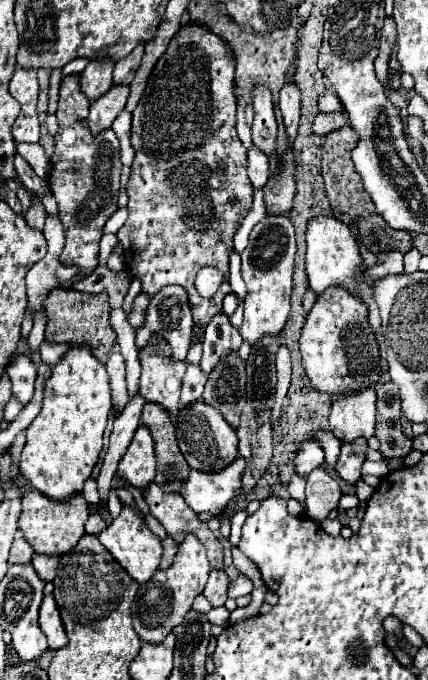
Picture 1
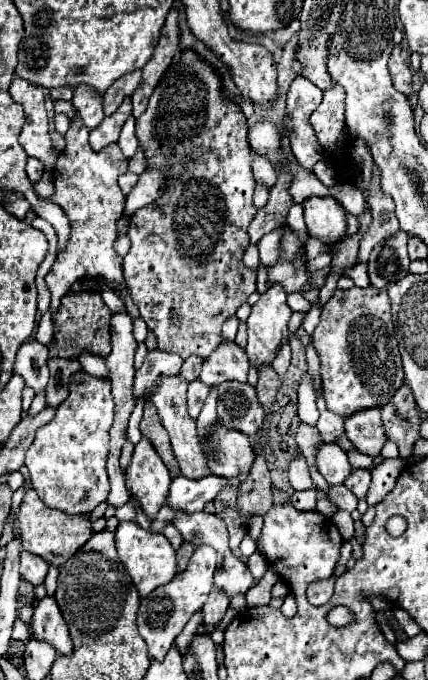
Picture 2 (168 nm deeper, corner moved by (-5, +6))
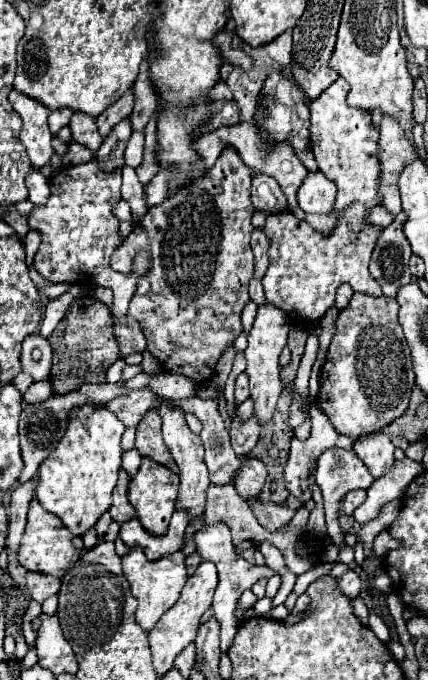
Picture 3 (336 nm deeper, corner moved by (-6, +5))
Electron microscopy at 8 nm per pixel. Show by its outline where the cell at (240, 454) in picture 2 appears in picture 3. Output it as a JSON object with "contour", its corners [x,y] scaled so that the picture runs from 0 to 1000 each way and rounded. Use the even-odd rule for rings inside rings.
{"contour":[[[565,675],[565,687],[547,704],[547,716],[556,728],[575,737],[598,734],[612,722],[612,713],[621,707],[621,687],[603,675]]]}

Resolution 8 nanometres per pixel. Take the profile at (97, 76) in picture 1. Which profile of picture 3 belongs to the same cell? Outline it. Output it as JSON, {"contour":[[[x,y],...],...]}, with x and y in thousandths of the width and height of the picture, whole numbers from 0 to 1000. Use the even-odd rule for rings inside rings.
{"contour":[[[173,166],[159,187],[168,190],[168,204],[178,210],[206,216],[210,222],[229,222],[234,219],[238,201],[229,196],[229,187],[224,187],[224,175],[220,172],[206,172],[196,166]]]}

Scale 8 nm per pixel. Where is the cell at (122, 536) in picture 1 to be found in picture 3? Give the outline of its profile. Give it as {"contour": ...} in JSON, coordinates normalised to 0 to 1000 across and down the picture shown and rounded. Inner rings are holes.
{"contour":[[[304,807],[304,813],[285,822],[290,849],[299,851],[308,875],[322,884],[318,913],[336,928],[350,928],[369,916],[374,904],[383,904],[383,899],[393,899],[393,893],[402,893],[402,887],[411,887],[430,857],[439,854],[430,822],[435,822],[435,816],[425,810],[416,810],[407,816],[388,816],[369,825],[346,825],[327,807]]]}

